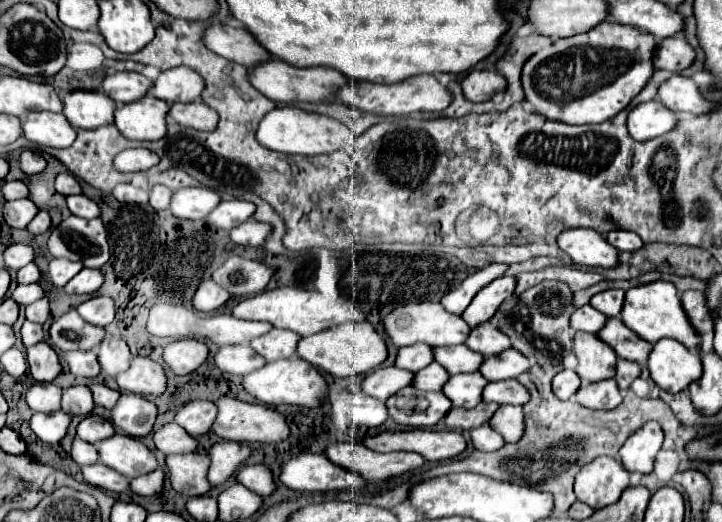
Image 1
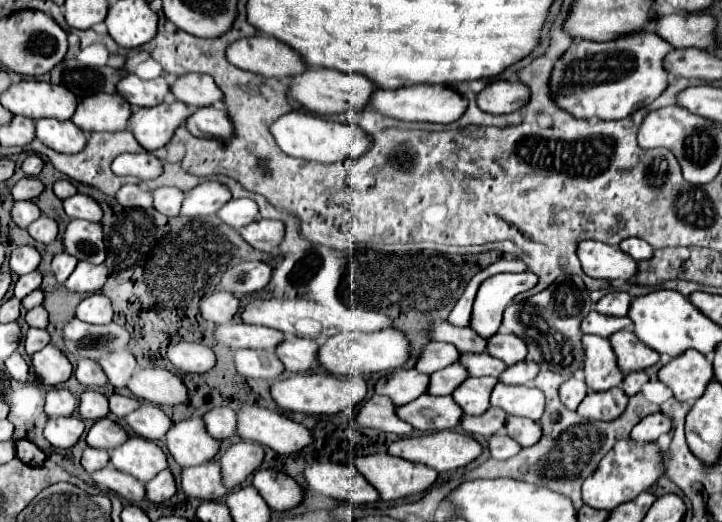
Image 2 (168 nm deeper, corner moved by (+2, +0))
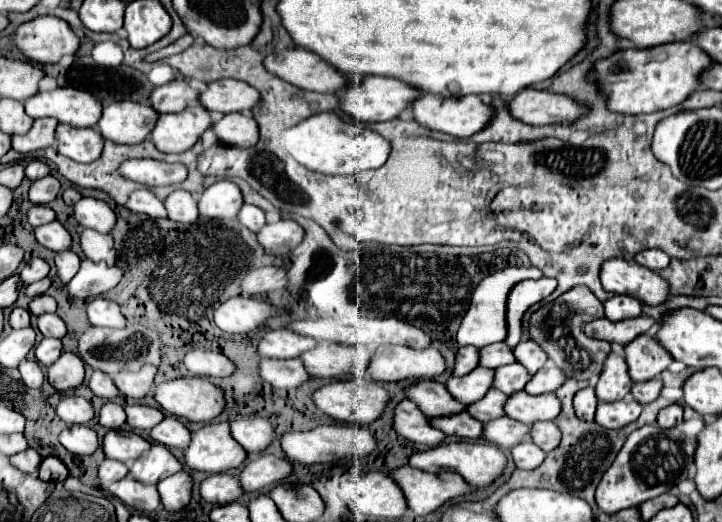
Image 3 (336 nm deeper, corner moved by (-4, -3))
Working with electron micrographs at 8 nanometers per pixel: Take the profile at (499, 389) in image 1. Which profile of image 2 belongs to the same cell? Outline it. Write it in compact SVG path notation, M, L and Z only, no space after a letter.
M499 382L491 394L491 406L505 410L509 416L527 416L537 422L545 408L545 396L539 388Z

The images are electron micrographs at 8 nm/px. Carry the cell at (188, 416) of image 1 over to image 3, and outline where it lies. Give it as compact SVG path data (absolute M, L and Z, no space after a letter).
M251 415L231 421L233 439L251 455L261 453L273 439L273 427L267 419Z

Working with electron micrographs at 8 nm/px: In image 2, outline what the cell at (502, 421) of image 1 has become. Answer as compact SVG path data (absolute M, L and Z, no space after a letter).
M509 416L509 424L505 426L505 432L521 442L525 448L533 446L541 440L541 426L529 418L519 418L519 416Z

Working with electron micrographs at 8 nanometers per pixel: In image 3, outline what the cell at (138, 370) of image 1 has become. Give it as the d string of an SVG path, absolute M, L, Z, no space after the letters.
M203 377L155 383L151 395L163 407L163 411L195 423L207 423L215 419L225 405L223 391Z

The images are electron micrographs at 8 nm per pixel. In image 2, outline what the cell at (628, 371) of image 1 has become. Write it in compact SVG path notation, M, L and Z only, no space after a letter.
M629 372L621 382L621 390L625 390L627 396L635 396L641 392L641 386L647 380L649 380L649 376L645 372Z

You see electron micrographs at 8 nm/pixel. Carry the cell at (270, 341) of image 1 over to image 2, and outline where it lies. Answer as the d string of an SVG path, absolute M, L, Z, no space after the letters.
M285 336L285 342L277 346L277 356L283 360L285 370L291 374L307 372L317 362L319 342L311 338L299 338L299 336Z

